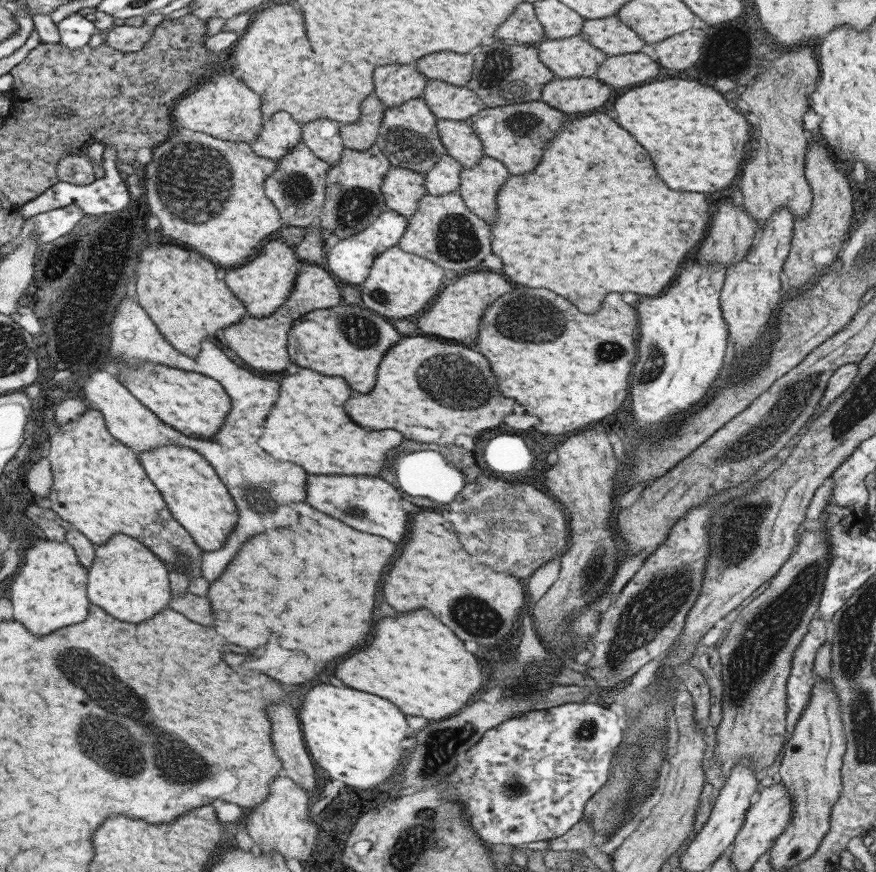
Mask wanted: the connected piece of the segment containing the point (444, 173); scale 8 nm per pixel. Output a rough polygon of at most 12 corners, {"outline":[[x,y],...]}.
{"outline":[[447,152],[424,174],[428,193],[459,190],[464,166]]}

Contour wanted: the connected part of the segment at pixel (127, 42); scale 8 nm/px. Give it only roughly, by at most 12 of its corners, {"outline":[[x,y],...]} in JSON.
{"outline":[[145,16],[142,26],[117,26],[105,43],[120,52],[138,52],[164,20]]}

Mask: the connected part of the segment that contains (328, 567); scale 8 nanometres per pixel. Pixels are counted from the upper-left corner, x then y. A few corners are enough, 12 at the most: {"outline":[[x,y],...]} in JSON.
{"outline":[[308,503],[208,588],[280,684],[368,640],[396,556]]}

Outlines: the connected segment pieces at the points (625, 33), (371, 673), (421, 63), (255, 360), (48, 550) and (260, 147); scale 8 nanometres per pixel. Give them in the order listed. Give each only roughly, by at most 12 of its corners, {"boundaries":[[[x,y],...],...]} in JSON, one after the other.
{"boundaries":[[[617,15],[583,19],[581,36],[608,56],[645,50]],[[426,608],[380,618],[336,678],[439,721],[483,664]],[[442,51],[415,63],[428,79],[464,87],[472,53]],[[301,262],[272,314],[224,328],[226,346],[260,372],[292,364],[292,324],[339,305],[337,279]],[[40,535],[10,584],[14,618],[44,636],[88,616],[87,568]],[[286,111],[263,122],[252,150],[280,160],[302,141],[302,124]]]}

